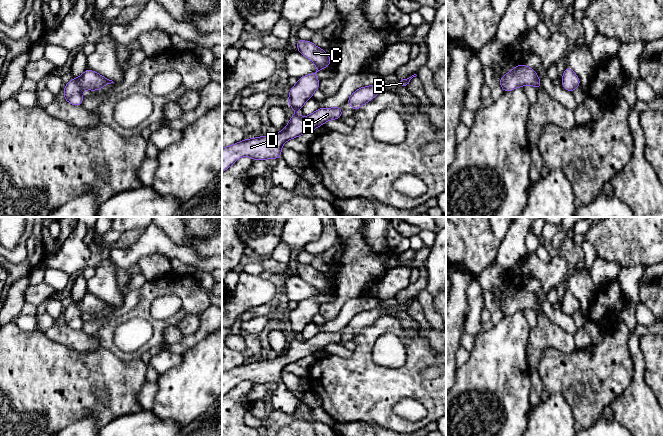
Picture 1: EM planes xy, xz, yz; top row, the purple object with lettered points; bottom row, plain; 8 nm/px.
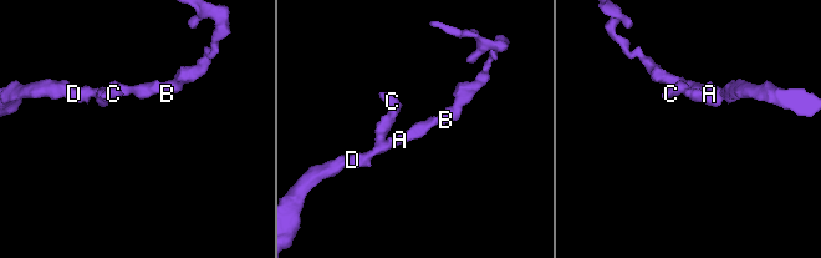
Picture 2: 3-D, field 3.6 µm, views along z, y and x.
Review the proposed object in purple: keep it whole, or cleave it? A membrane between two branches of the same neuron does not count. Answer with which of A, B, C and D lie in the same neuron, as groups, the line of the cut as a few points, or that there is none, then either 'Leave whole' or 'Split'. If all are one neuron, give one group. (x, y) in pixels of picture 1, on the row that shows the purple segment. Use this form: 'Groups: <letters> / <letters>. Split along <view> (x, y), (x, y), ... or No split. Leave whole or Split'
Groups: A B C D. No split. Leave whole

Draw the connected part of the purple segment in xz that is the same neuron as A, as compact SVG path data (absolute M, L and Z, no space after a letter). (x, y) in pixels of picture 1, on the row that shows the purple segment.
M296 39L298 52L316 64L315 73L298 78L296 85L290 88L287 103L294 109L286 128L271 136L261 136L242 140L229 147L222 148L222 172L226 171L242 156L249 156L253 160L280 159L281 148L290 139L298 137L308 131L313 131L331 119L338 120L342 117L341 106L335 108L319 108L307 118L297 116L296 111L302 109L307 100L312 98L315 90L319 89L320 81L316 73L325 69L331 58L324 49L318 48L311 41Z

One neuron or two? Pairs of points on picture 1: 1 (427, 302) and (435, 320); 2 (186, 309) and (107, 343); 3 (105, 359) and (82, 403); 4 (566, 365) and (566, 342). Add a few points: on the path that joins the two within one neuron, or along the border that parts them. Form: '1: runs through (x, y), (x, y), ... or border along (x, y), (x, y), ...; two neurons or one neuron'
1: runs through (427, 306), (432, 316); one neuron
2: runs through (165, 324), (145, 348), (137, 354), (128, 355); one neuron
3: runs through (101, 370), (82, 392); one neuron
4: border along (575, 348), (561, 352), (546, 347), (543, 351); two neurons

